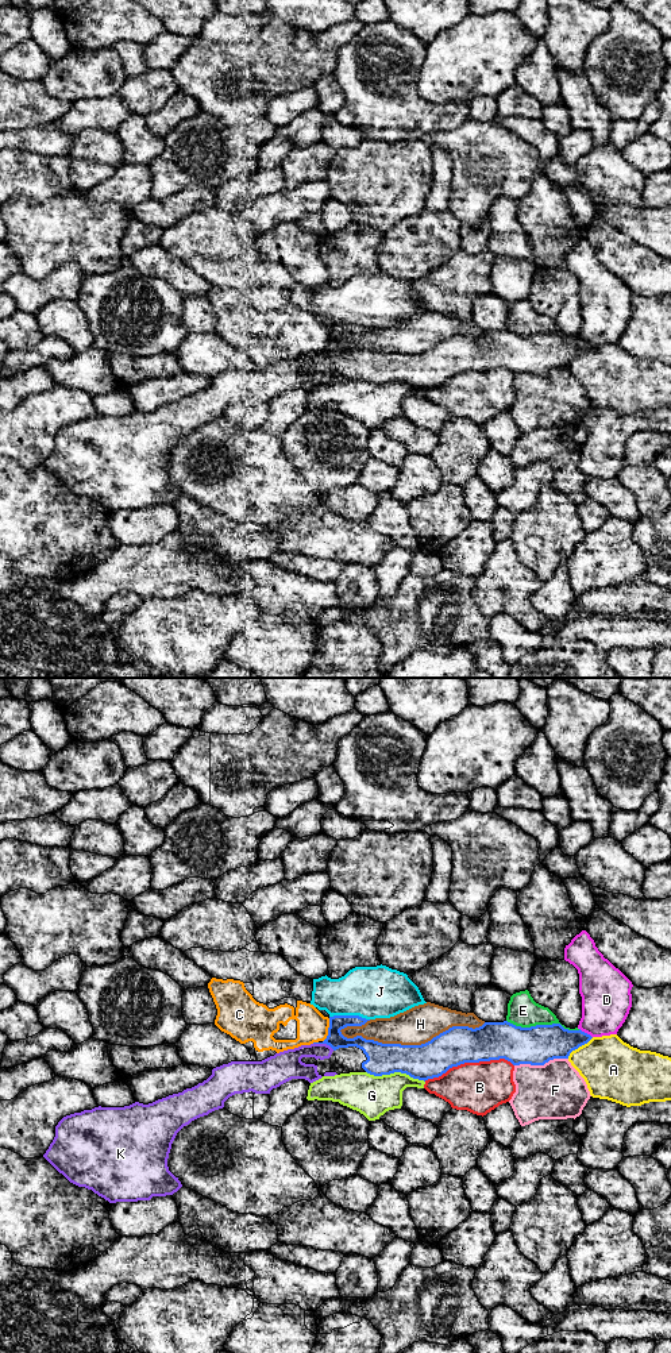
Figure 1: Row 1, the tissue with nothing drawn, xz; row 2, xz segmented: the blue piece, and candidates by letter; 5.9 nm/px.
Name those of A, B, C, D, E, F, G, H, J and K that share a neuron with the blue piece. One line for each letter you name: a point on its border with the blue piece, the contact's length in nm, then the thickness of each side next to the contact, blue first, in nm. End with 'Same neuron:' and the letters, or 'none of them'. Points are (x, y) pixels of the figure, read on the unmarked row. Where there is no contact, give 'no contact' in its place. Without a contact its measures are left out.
Same neuron: none of them

